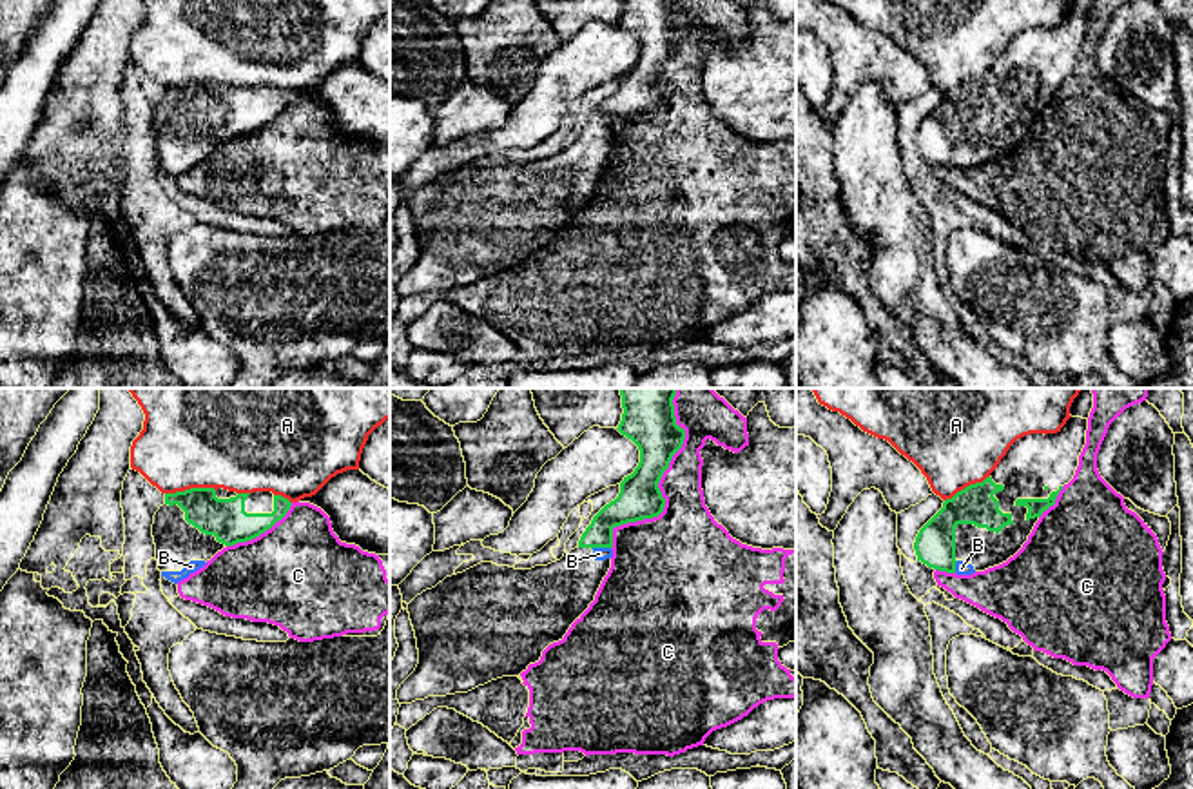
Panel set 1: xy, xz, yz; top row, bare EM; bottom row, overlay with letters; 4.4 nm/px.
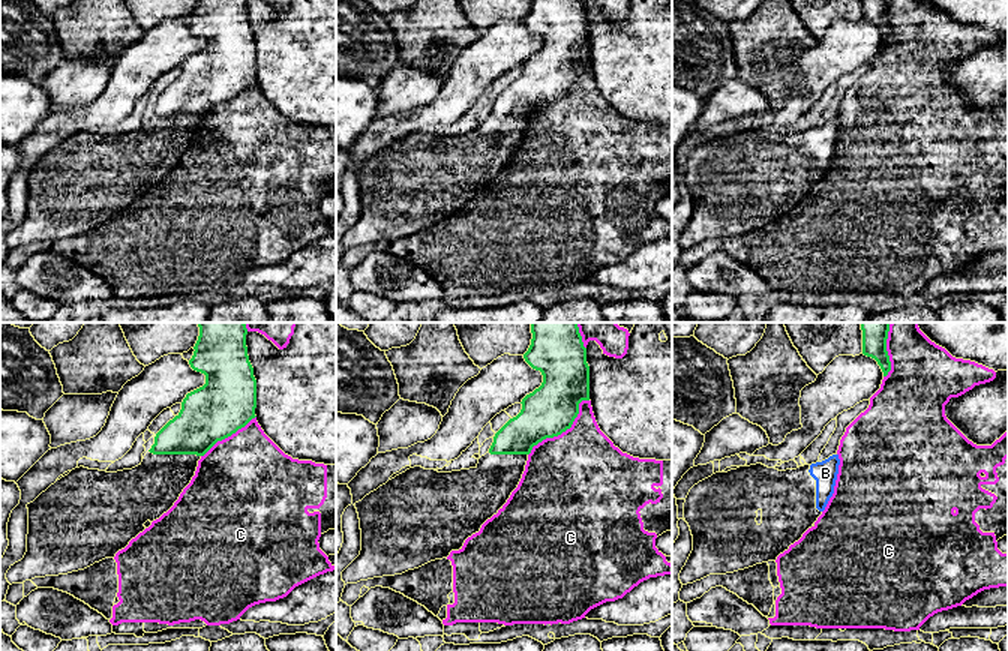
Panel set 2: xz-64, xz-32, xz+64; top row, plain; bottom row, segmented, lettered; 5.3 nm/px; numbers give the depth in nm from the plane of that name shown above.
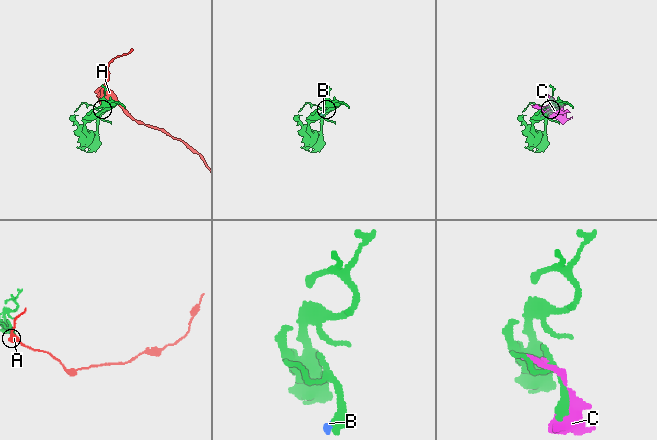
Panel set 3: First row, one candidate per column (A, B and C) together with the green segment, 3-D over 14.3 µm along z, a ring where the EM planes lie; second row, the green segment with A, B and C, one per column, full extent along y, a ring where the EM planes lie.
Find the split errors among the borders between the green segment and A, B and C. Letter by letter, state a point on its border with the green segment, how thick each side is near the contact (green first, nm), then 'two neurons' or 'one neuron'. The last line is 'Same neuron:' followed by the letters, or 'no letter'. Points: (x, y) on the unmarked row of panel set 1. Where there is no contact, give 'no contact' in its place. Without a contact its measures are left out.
A: meets green in xy at (191, 82); 180 nm thick on the green side, 360 nm on the other; two neurons
B: meets green in xz at (601, 140); 160 nm thick on the green side, 60 nm on the other; one neuron
C: meets green in xz at (660, 86); 200 nm thick on the green side, 340 nm on the other; two neurons
Same neuron: B

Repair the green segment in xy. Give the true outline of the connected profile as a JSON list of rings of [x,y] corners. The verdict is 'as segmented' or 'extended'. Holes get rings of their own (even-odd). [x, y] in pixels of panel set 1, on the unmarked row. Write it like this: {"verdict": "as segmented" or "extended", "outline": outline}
{"verdict": "extended", "outline": [[[190,82],[165,87],[165,98],[156,105],[152,118],[161,170],[178,178],[223,141],[270,123],[290,100],[288,93],[272,85]]]}

